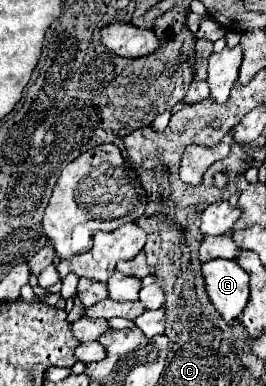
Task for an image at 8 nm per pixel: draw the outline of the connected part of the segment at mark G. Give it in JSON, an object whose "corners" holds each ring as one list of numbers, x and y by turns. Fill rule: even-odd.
{"corners":[[211,259,201,265,205,291,217,313,229,323,239,317,249,301,249,275,235,263]]}

